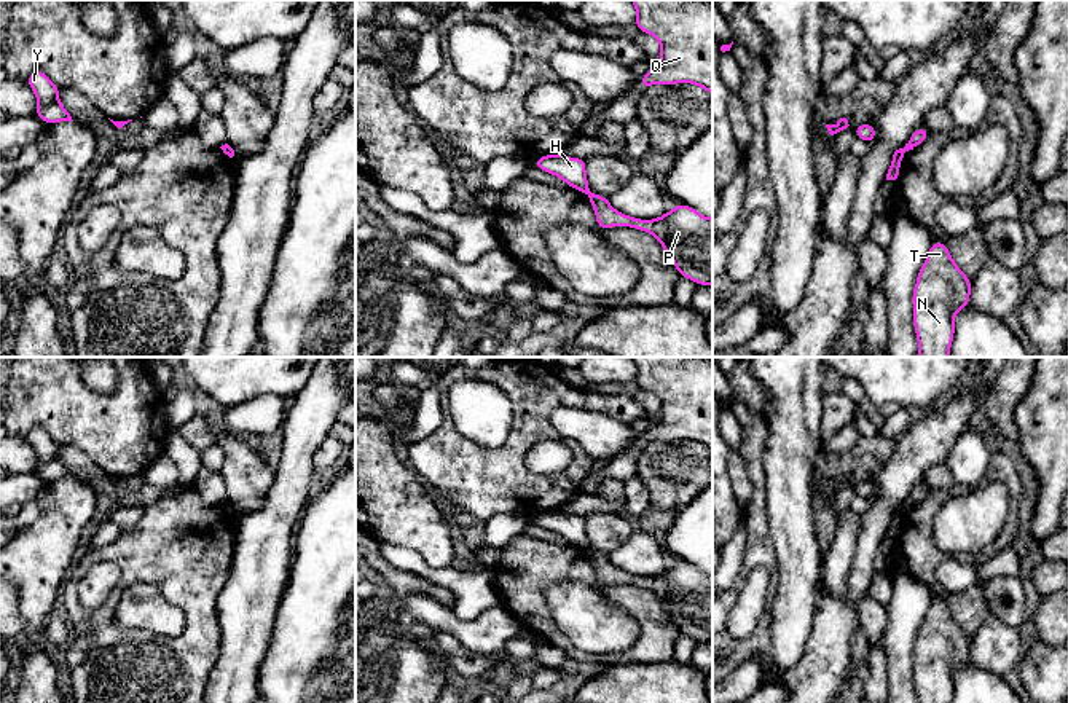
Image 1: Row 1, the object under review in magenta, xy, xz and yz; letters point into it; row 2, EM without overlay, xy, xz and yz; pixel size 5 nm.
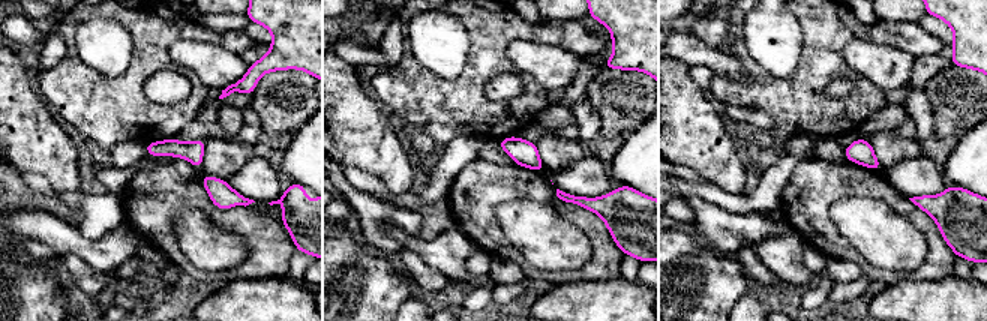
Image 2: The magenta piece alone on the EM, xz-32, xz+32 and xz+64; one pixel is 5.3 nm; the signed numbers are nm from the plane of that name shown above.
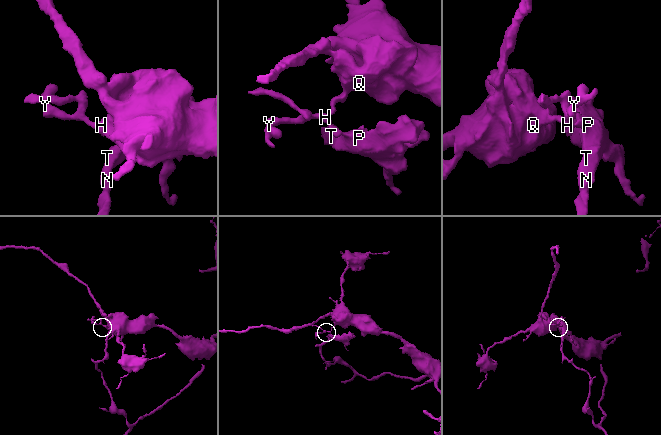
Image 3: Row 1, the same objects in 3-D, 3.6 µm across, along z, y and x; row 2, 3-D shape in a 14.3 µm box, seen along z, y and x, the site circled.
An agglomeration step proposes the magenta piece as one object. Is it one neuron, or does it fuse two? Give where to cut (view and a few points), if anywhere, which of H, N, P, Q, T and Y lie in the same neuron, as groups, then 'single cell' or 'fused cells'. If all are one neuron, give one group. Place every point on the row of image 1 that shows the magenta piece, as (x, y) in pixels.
cut in xz along (590, 192), (585, 193); H Q Y / N P T; fused cells

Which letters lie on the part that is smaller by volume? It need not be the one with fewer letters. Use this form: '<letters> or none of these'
N, P, T

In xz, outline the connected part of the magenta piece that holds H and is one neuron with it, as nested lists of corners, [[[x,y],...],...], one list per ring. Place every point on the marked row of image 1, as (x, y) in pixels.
[[[552,153],[534,158],[534,166],[544,172],[553,174],[566,182],[567,187],[582,193],[590,193],[585,167],[587,159],[567,158],[561,153]]]

